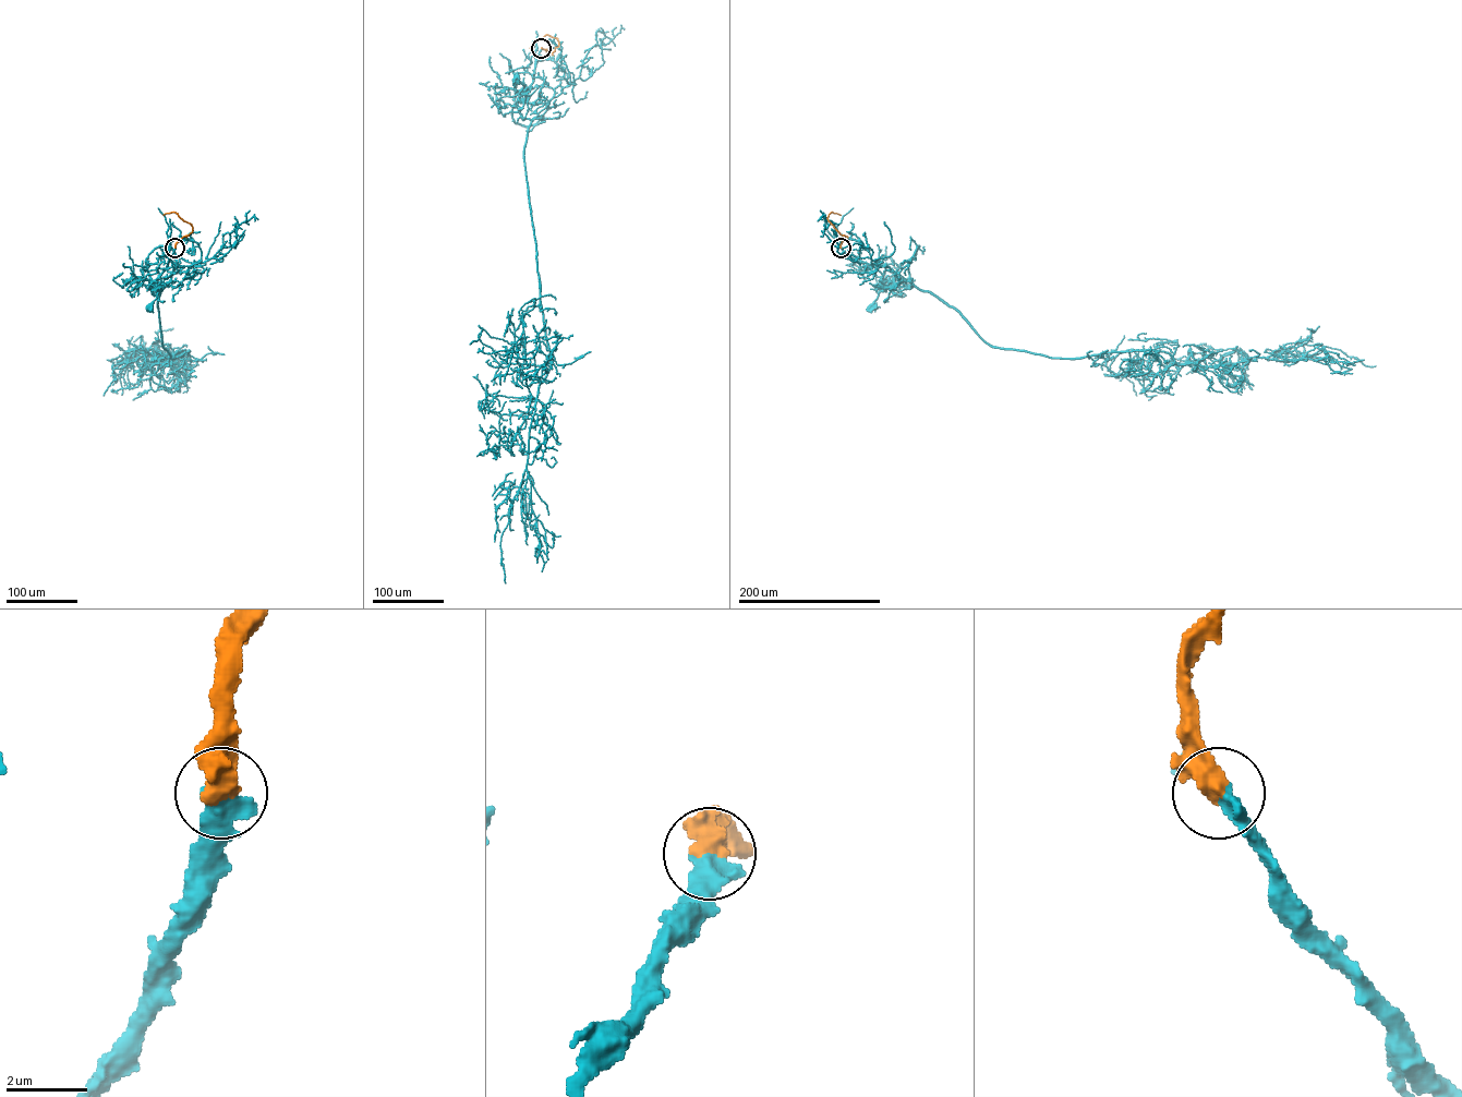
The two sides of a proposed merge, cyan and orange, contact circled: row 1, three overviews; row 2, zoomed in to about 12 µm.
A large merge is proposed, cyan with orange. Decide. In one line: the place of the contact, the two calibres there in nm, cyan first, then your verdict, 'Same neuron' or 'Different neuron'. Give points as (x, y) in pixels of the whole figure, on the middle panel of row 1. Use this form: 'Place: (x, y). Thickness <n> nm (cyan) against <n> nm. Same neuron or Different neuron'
Place: (541, 48). Thickness 550 nm (cyan) against 600 nm. Same neuron

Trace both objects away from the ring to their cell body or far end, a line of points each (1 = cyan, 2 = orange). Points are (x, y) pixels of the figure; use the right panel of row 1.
1: (841, 248), (849, 256), (873, 266), (890, 281), (872, 308)
2: (841, 248), (845, 236), (828, 218), (831, 212), (841, 215)

